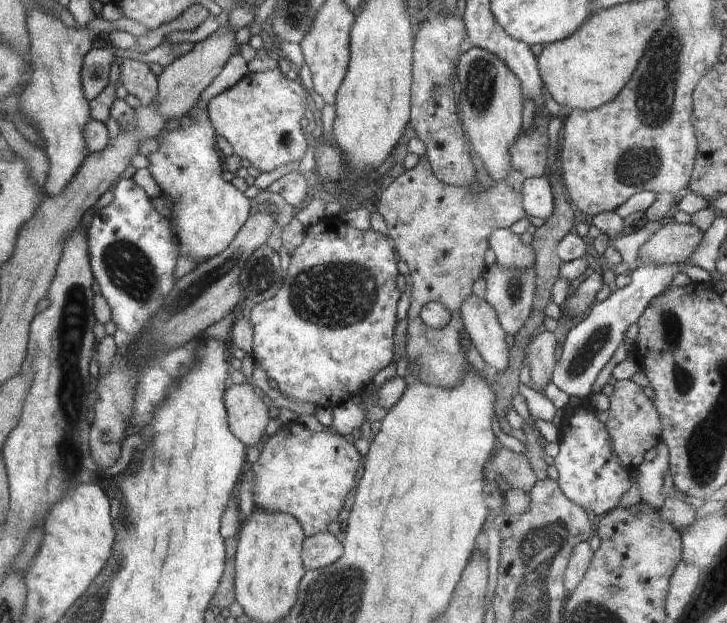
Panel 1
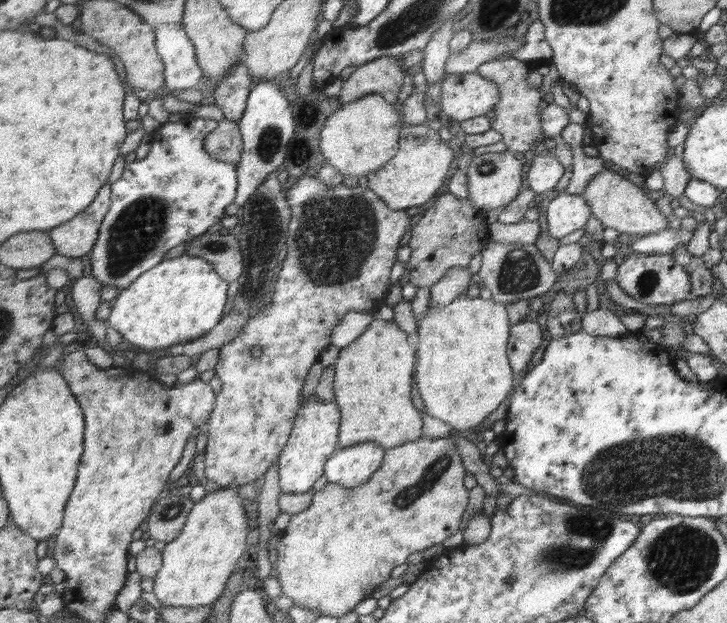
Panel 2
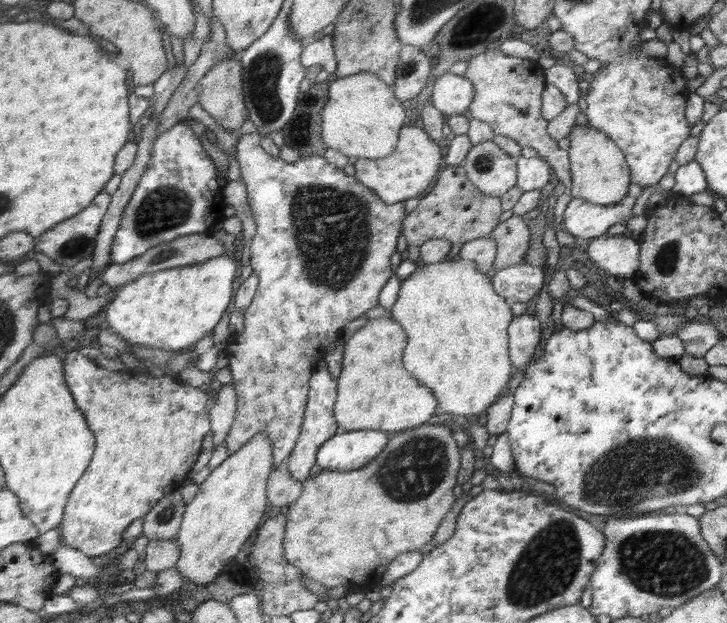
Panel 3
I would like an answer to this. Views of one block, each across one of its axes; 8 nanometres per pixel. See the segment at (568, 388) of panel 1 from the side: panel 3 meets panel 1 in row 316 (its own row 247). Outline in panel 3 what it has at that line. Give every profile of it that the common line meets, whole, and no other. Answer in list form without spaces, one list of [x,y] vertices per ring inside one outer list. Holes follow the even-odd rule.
[[[629,233],[612,236],[604,234],[596,239],[589,239],[585,242],[585,256],[590,258],[593,264],[602,268],[607,275],[621,275],[628,278],[640,266],[640,240],[632,239]]]

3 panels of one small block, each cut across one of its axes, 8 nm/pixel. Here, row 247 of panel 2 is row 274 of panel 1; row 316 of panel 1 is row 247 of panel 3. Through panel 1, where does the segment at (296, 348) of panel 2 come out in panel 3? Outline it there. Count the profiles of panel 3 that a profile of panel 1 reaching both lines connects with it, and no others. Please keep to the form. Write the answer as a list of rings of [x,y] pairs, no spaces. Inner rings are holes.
[[[256,133],[238,137],[236,148],[248,204],[257,228],[249,249],[259,285],[244,312],[244,330],[231,334],[224,349],[237,398],[236,417],[224,442],[230,456],[254,436],[268,435],[274,450],[274,466],[278,467],[293,453],[300,438],[309,403],[309,381],[316,362],[336,341],[342,326],[379,306],[380,291],[386,280],[392,278],[390,256],[396,252],[396,240],[400,232],[404,232],[403,221],[407,216],[402,203],[386,204],[356,176],[344,173],[324,156],[314,155],[286,163],[280,157],[271,157],[262,148],[261,137]]]

